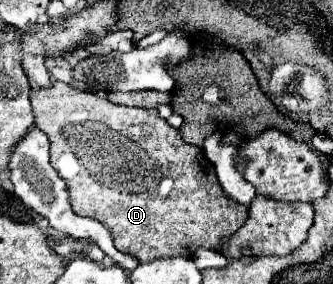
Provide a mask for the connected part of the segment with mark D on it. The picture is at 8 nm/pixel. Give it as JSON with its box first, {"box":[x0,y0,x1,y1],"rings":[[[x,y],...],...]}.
{"box":[32,81,248,263],"rings":[[[54,81],[54,85],[50,89],[34,89],[32,95],[32,109],[34,109],[34,125],[38,129],[42,129],[48,139],[50,139],[50,155],[52,155],[52,167],[56,169],[56,173],[64,179],[68,193],[70,193],[70,203],[76,215],[82,217],[92,217],[96,221],[100,221],[102,225],[106,225],[114,237],[114,247],[122,253],[130,253],[134,255],[140,263],[146,261],[154,261],[154,259],[162,259],[162,257],[194,257],[196,249],[204,247],[204,249],[212,249],[212,251],[220,251],[222,243],[234,235],[248,219],[248,207],[242,207],[240,203],[234,203],[232,199],[226,199],[226,193],[222,191],[218,179],[216,179],[216,171],[214,165],[210,161],[204,159],[204,151],[200,147],[194,147],[190,143],[184,143],[178,129],[170,127],[158,113],[156,109],[142,109],[142,107],[124,107],[124,105],[114,105],[110,103],[106,97],[102,97],[100,93],[92,93],[92,91],[78,91],[66,83]]]}

